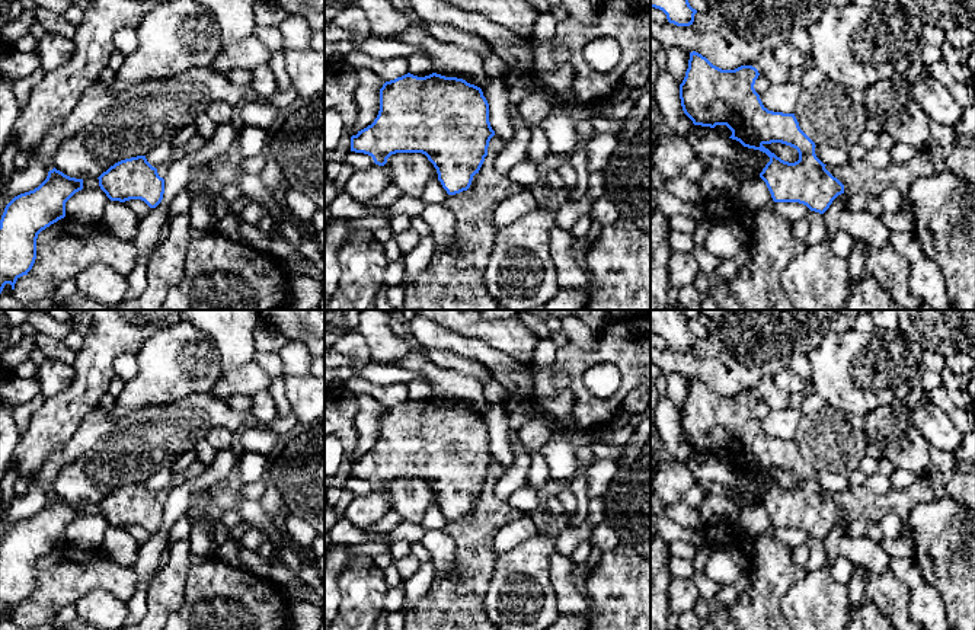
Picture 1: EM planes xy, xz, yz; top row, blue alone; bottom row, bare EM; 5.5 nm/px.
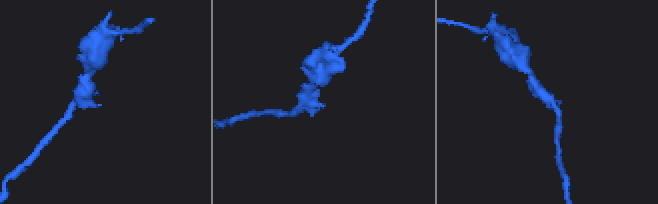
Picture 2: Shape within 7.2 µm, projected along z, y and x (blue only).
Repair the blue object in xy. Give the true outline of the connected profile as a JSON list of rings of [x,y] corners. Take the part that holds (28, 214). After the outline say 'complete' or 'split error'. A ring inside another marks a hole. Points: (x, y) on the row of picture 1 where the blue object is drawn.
[[[55,167],[33,191],[15,196],[4,208],[0,220],[0,294],[6,284],[15,290],[16,281],[28,275],[36,259],[38,234],[65,217],[65,202],[83,189],[83,179],[64,175]]]; complete

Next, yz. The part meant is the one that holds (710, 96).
[[[693,51],[680,84],[682,111],[694,125],[726,125],[732,131],[729,138],[765,153],[770,162],[760,178],[774,202],[799,202],[824,214],[844,194],[844,185],[816,157],[816,145],[800,129],[795,113],[773,112],[763,105],[754,89],[758,76],[752,65],[722,70]],[[771,143],[796,148],[799,160],[781,160],[764,147]]]; complete

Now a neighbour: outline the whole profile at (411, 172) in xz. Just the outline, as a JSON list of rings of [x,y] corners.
[[[396,153],[384,164],[391,173],[391,182],[400,188],[403,195],[422,198],[426,185],[438,173],[434,164],[422,153]]]

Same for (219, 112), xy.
[[[215,102],[207,108],[205,113],[215,124],[221,124],[221,122],[231,119],[231,115],[234,113],[234,111],[236,111],[236,108],[226,102]]]

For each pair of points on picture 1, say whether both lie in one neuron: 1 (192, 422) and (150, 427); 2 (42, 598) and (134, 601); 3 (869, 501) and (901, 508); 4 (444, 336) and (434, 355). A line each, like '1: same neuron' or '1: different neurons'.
1: same neuron
2: different neurons
3: same neuron
4: different neurons

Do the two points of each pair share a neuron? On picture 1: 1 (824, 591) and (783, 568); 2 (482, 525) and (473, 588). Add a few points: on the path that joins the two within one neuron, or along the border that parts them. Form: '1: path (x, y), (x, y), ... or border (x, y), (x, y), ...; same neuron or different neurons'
1: border (806, 573), (785, 595), (783, 607); different neurons
2: path (475, 541), (473, 572); same neuron

